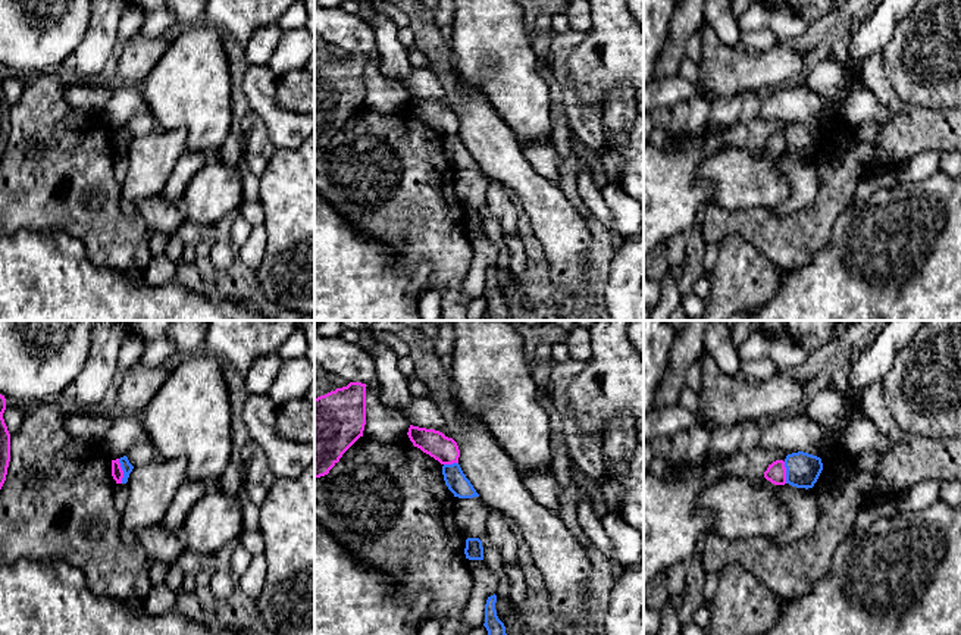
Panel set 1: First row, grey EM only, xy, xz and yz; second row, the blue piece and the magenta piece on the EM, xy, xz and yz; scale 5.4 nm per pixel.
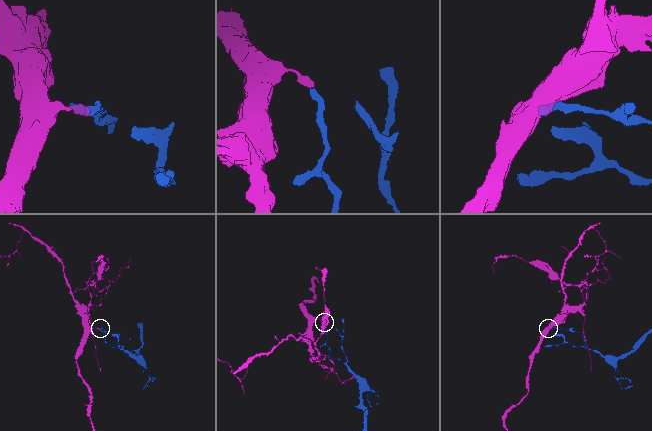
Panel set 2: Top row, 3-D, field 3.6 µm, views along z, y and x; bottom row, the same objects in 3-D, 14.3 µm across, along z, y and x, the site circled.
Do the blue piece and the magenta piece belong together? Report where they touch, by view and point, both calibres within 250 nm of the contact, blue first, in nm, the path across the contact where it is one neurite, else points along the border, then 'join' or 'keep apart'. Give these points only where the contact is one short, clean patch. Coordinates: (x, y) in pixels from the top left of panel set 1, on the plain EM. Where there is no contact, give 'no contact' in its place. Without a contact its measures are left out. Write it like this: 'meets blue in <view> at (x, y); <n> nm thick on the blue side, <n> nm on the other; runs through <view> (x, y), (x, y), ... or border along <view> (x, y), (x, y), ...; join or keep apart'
meets blue in xy at (122, 140); 60 nm thick on the blue side, 60 nm on the other; border along xy (118, 130), (122, 138), (122, 153); keep apart

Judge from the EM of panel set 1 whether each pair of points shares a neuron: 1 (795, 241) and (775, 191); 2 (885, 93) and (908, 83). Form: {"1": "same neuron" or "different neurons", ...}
{"1": "different neurons", "2": "different neurons"}

